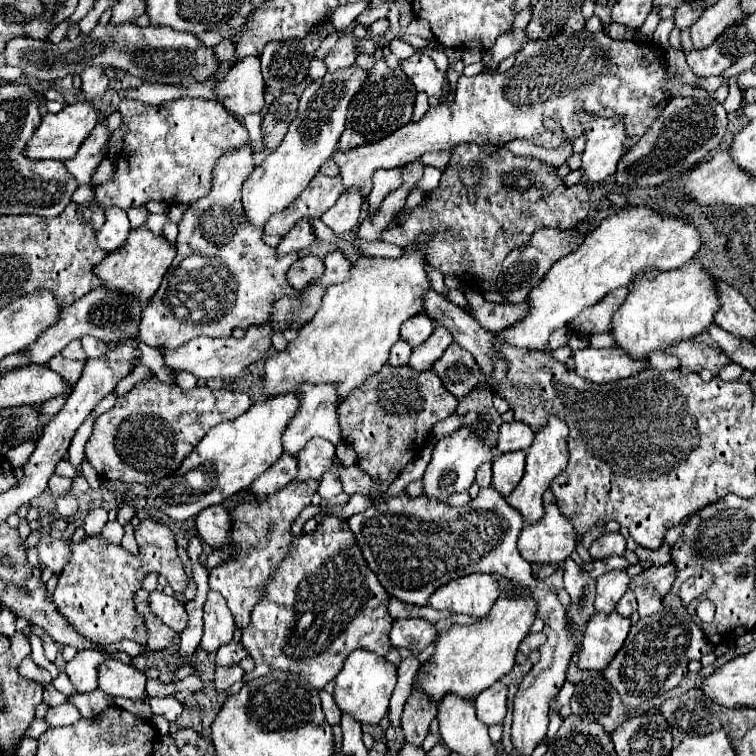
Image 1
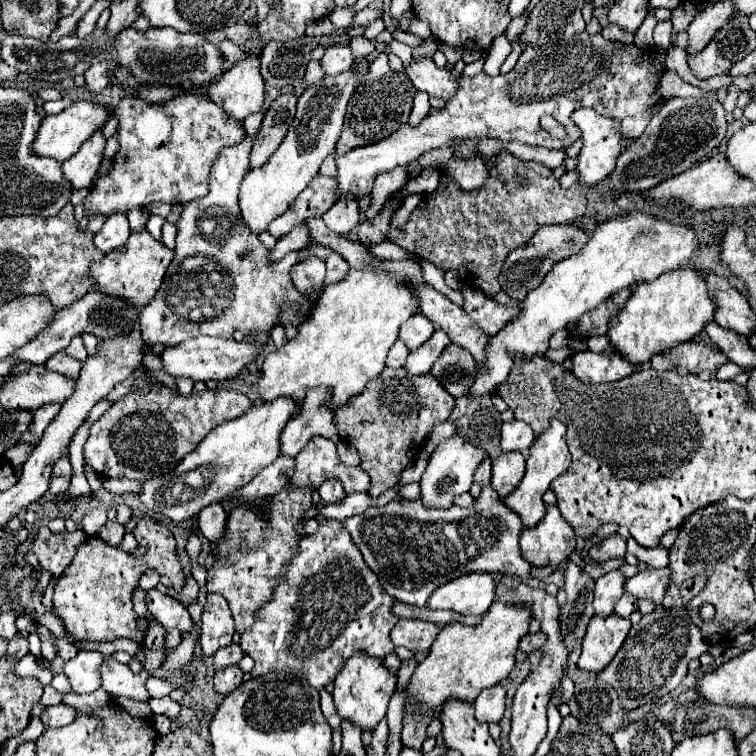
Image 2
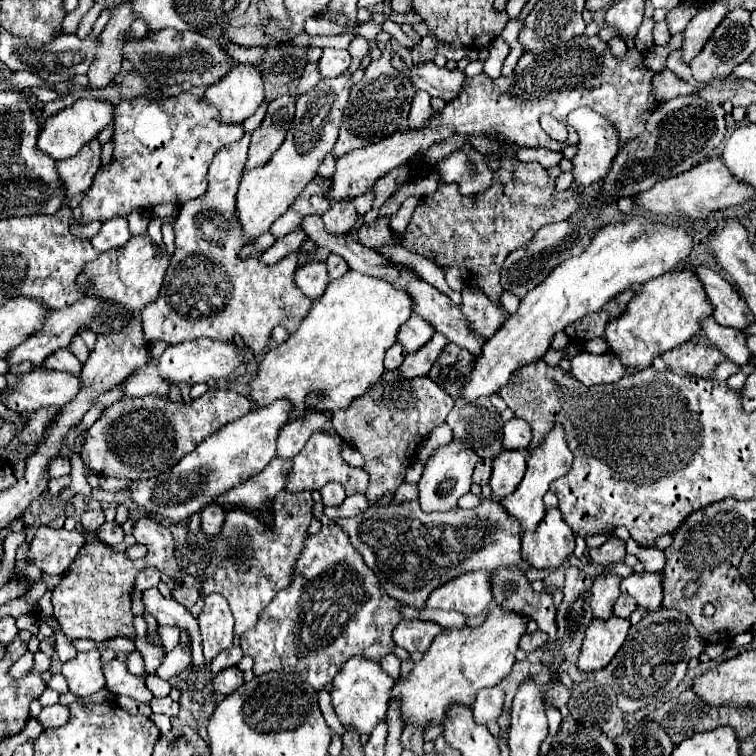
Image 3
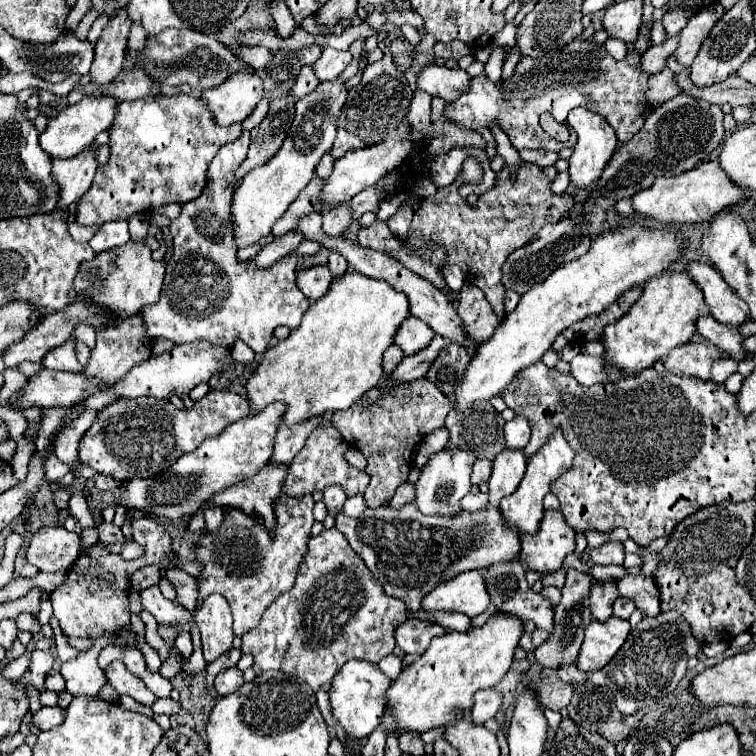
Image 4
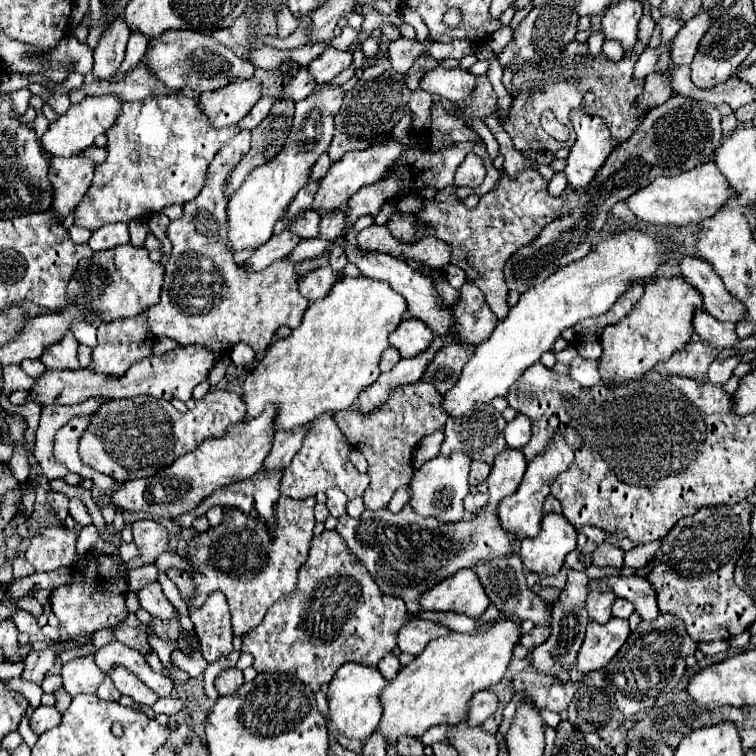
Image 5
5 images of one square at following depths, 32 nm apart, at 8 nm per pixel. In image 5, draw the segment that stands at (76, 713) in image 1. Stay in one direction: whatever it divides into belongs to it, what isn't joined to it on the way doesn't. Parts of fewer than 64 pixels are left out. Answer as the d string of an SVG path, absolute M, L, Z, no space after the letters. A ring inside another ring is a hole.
M40 706L40 708L36 708L36 710L32 712L30 728L32 728L36 734L42 734L42 732L54 728L56 724L60 724L60 720L62 720L62 714L60 714L54 706L52 706L52 708Z

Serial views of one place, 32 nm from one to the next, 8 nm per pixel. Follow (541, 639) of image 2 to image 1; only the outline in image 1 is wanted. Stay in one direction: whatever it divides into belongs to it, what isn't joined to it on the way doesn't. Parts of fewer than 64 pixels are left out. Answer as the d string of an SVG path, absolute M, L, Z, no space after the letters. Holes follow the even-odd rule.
M538 632L538 634L528 634L528 636L522 640L522 644L520 644L520 652L522 652L522 654L536 652L536 650L544 644L544 640L546 640L546 636L544 636L542 632Z

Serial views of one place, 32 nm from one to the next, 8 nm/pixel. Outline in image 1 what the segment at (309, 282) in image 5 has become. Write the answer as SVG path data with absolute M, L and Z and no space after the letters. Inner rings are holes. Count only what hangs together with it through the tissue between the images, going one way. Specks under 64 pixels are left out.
M304 256L304 258L296 260L296 264L292 264L292 268L288 270L288 282L292 284L292 288L304 290L308 286L308 282L322 276L322 270L324 270L324 266L322 266L320 258Z

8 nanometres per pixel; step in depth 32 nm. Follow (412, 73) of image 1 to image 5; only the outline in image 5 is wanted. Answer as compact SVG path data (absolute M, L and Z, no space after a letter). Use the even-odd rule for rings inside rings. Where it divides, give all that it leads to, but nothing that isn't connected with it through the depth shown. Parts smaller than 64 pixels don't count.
M442 66L428 70L420 80L422 90L428 90L430 94L438 94L450 102L464 100L472 92L474 84L476 84L474 74L470 74L462 68L446 70Z

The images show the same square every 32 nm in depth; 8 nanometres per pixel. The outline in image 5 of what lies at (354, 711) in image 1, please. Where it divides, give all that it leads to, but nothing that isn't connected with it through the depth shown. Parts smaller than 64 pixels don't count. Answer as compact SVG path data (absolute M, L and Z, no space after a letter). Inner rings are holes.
M356 662L344 664L332 678L328 688L328 704L330 704L330 734L336 738L338 734L344 734L346 738L354 740L368 740L370 734L376 730L382 708L380 708L380 692L386 688L388 680L380 674L374 666L364 666Z

